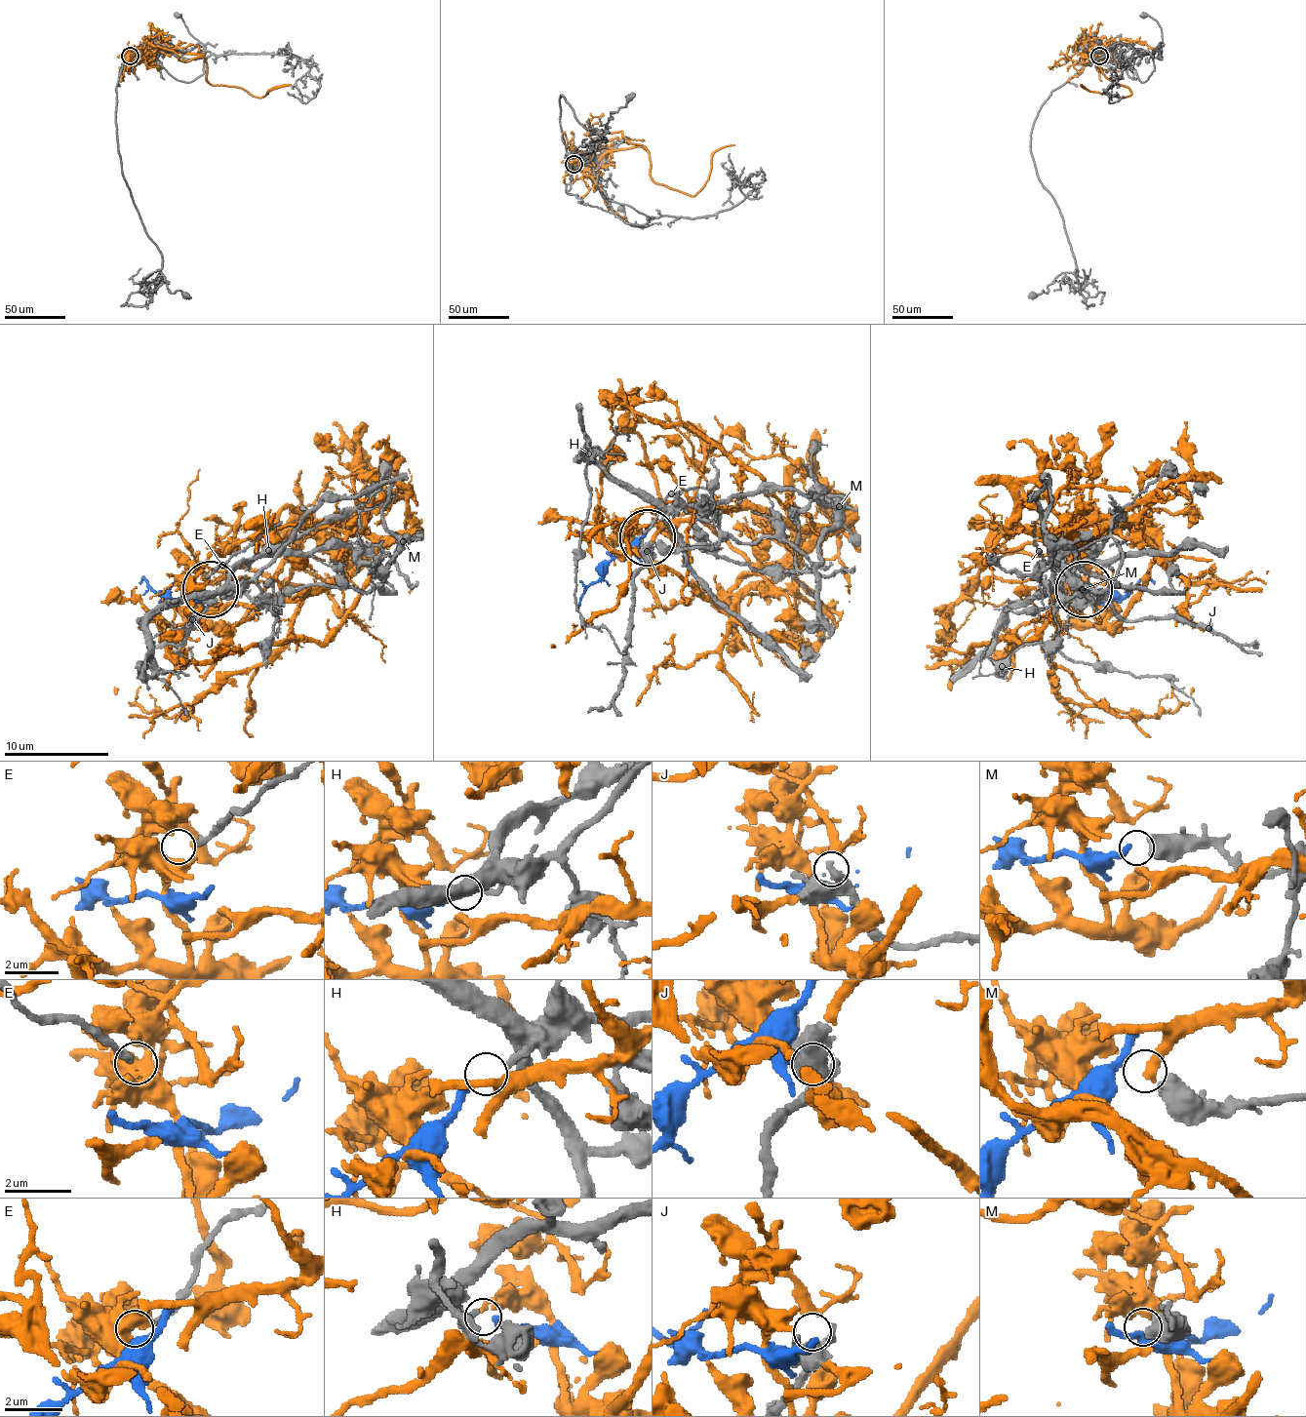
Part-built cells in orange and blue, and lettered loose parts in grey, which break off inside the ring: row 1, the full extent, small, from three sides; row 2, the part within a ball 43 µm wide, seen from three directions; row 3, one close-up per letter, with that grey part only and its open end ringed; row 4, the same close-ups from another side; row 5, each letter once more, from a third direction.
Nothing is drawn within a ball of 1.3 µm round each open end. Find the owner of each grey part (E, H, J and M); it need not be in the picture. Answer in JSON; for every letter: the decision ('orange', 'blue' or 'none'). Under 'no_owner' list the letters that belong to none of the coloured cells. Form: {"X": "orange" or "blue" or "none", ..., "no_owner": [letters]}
{"E": "none", "H": "blue", "J": "orange", "M": "none", "no_owner": ["E", "M"]}

